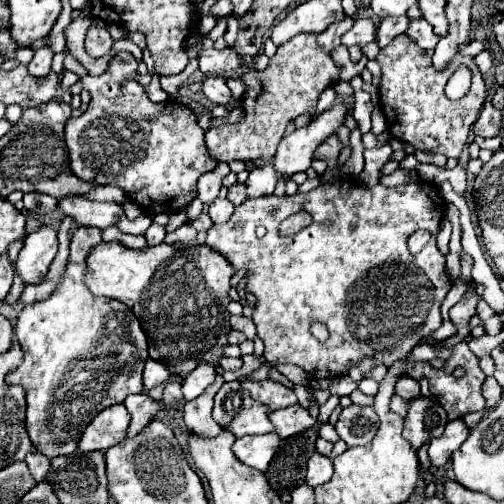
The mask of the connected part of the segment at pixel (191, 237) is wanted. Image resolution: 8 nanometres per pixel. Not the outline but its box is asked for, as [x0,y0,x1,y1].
[165,223,197,243]

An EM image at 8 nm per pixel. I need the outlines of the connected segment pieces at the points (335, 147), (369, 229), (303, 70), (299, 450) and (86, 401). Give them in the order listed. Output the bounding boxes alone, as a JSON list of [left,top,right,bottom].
[[315,133,341,173],[205,179,451,379],[205,33,341,165],[265,427,319,501],[7,227,147,457]]

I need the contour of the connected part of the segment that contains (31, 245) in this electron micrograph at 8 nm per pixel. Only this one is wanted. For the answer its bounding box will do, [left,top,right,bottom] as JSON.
[17,225,57,283]

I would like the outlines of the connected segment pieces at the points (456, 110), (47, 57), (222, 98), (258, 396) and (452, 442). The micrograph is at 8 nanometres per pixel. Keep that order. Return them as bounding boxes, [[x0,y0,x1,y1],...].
[[375,35,487,159],[27,45,53,77],[201,77,231,103],[241,379,297,411],[429,419,469,467]]

